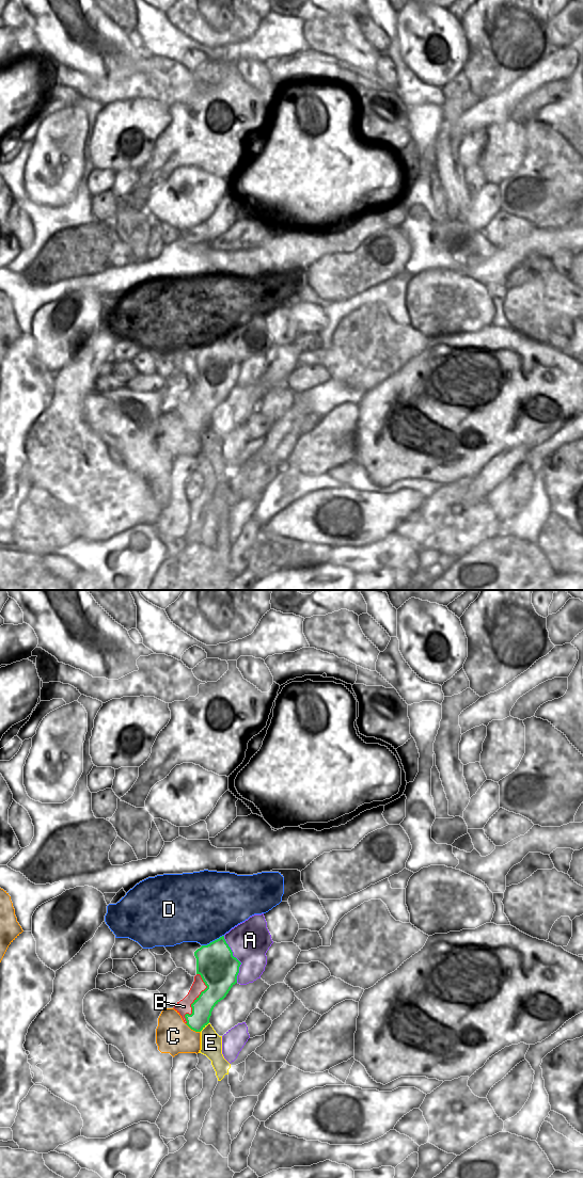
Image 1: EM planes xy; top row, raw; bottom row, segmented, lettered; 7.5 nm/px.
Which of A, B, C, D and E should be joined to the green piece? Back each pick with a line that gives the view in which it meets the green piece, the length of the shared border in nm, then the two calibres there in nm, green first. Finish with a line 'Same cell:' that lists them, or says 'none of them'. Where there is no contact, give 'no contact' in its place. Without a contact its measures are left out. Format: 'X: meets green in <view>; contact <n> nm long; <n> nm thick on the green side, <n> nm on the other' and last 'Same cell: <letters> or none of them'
E: meets green in xy; contact 100 nm long; 160 nm thick on the green side, 160 nm on the other
Same cell: E

